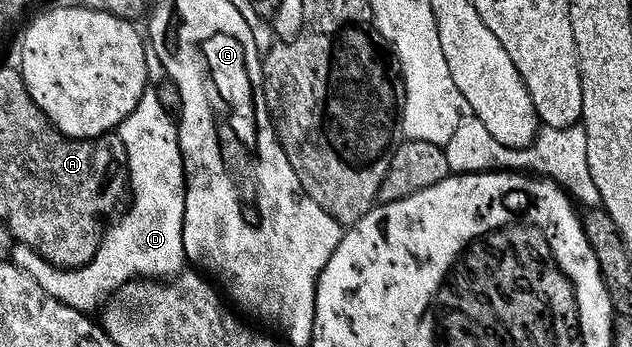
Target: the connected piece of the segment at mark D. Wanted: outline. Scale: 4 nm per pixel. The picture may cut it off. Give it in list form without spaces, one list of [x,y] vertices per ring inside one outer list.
[[[154,89],[146,90],[136,109],[132,109],[132,113],[128,113],[128,117],[118,124],[116,133],[120,141],[124,141],[126,150],[130,208],[126,212],[123,210],[107,226],[92,261],[77,269],[63,269],[46,262],[31,247],[22,247],[20,251],[23,264],[35,263],[42,267],[41,275],[32,265],[27,266],[28,277],[32,277],[32,281],[36,281],[36,285],[43,287],[49,295],[61,303],[67,303],[69,307],[77,307],[79,311],[89,312],[90,303],[96,302],[105,291],[113,292],[123,283],[137,280],[137,275],[174,277],[184,267],[182,226],[186,174],[174,144],[171,115],[164,113],[163,96],[158,96]]]

